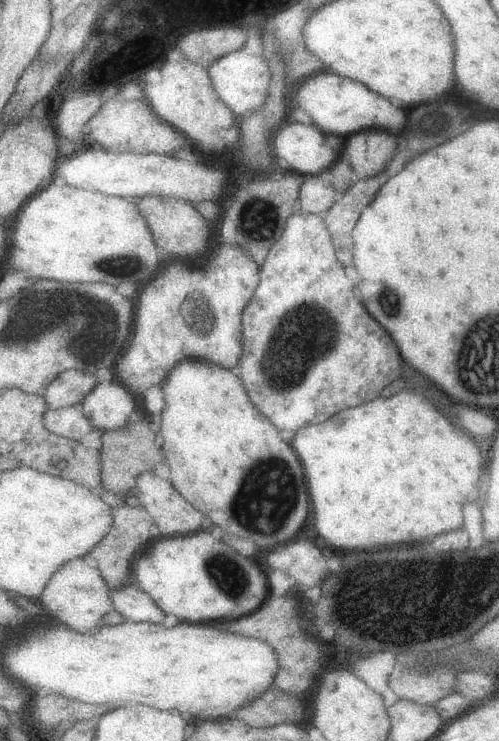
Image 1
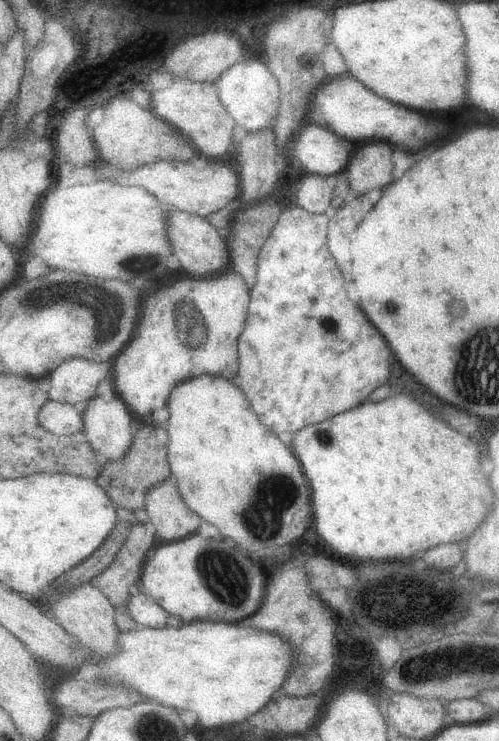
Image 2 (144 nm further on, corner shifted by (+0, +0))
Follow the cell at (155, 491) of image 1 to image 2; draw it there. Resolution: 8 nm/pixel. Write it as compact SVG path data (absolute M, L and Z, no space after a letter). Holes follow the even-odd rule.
M167 480L165 484L155 486L147 496L145 510L151 518L151 526L157 528L157 540L187 540L197 534L205 520L193 512L193 508L189 508L175 480Z

